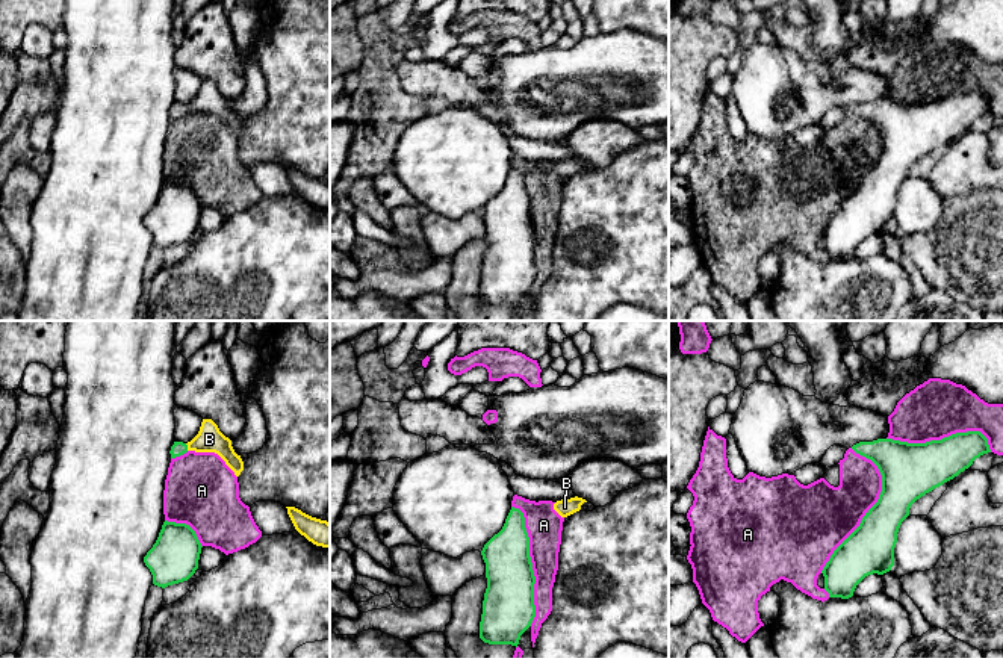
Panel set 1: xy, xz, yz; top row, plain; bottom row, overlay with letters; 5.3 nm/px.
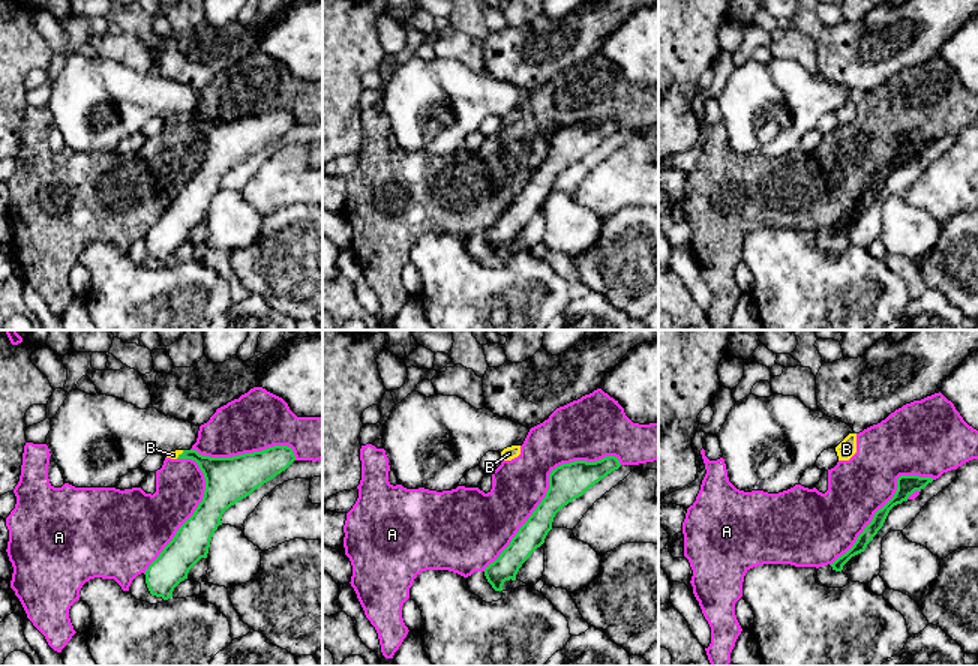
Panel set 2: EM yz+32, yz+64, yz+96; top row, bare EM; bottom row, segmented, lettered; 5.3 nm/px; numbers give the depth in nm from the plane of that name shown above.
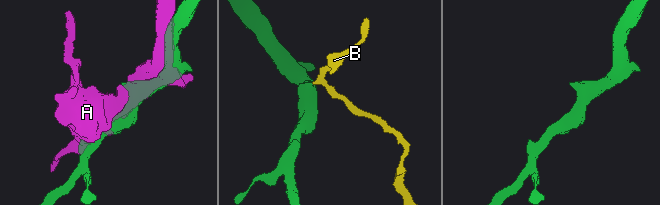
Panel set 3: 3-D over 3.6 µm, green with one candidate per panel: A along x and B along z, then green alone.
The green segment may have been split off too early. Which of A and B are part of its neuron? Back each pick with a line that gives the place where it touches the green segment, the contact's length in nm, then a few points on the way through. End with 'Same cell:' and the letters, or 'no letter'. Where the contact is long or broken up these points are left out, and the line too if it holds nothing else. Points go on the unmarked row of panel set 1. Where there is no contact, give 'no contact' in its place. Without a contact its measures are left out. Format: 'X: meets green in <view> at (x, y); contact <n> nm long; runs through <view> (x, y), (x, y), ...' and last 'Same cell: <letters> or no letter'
B: meets green in xy at (186, 108); contact 40 nm long; runs through xy (179, 109), (186, 108), (209, 100)
Same cell: B

